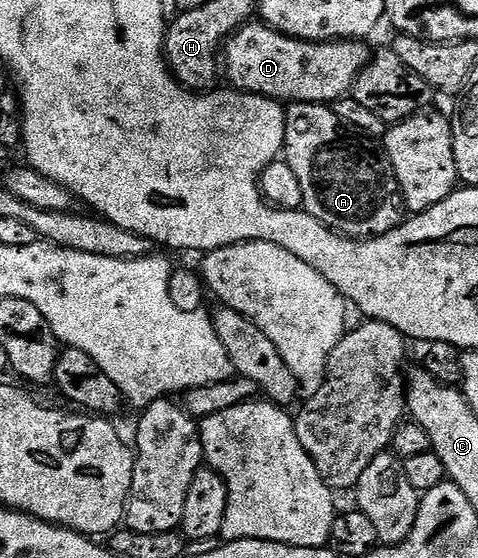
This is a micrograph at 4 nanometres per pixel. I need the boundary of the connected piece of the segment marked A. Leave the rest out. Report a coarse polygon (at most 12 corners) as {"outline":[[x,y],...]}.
{"outline":[[289,103],[303,210],[347,239],[406,215],[392,163],[331,106]]}

